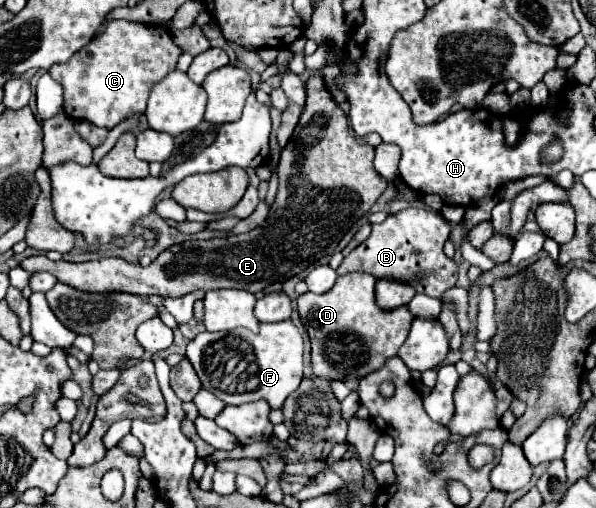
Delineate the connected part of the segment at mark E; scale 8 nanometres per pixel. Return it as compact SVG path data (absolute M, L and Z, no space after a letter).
M312 75L306 81L306 107L294 137L284 147L276 173L278 193L266 223L250 233L210 241L184 241L162 251L148 267L128 263L120 257L106 257L88 263L50 261L44 255L28 257L20 265L30 271L48 271L58 281L88 293L124 291L134 295L184 297L192 291L244 289L262 291L266 285L286 281L298 271L306 271L322 257L330 257L346 231L370 211L384 193L386 181L374 169L374 147L358 143L350 135L348 117L326 89L324 77Z

